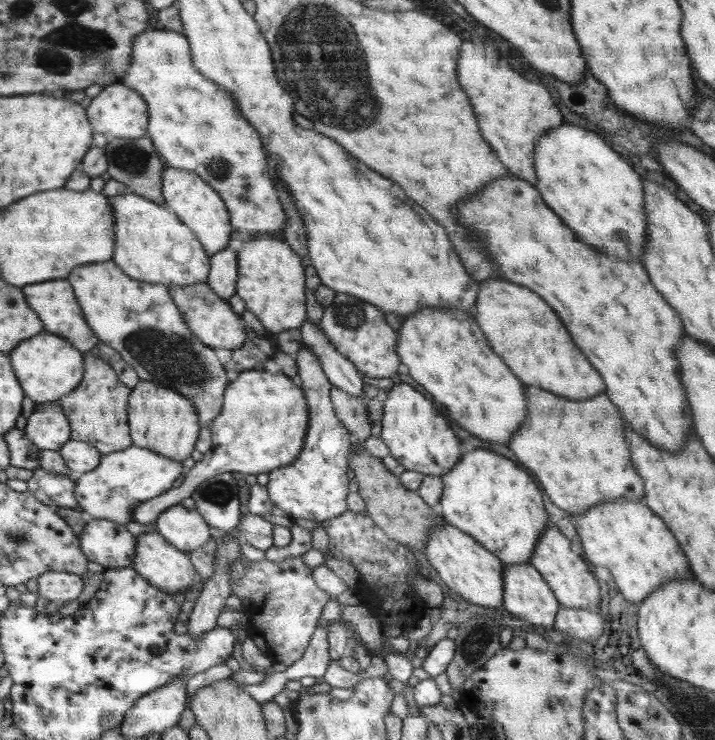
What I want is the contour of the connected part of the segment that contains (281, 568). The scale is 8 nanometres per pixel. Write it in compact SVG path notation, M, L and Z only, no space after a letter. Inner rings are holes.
M294 556L282 562L270 562L266 558L259 562L249 560L242 578L229 578L229 596L240 601L250 599L250 607L244 608L249 622L246 629L238 626L239 635L248 636L260 652L281 668L302 658L316 631L321 612L330 600L330 594L316 586L312 570L304 564L302 558L303 556Z

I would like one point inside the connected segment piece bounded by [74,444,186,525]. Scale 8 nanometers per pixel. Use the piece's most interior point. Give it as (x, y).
(124, 479)

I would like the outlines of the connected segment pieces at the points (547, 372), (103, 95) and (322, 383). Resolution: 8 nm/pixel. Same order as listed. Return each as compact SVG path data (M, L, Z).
M504 280L482 282L480 298L476 298L476 322L484 326L492 350L496 350L496 354L500 354L524 382L578 401L604 390L600 374L574 346L554 310L532 290Z
M120 82L104 87L100 94L92 97L92 104L88 106L88 115L91 126L97 133L124 139L140 139L146 136L150 120L143 97Z
M303 345L298 352L298 376L307 395L310 408L310 424L304 450L289 465L267 472L269 481L267 491L270 500L294 518L305 518L316 522L328 521L346 511L346 494L348 494L348 448L350 448L350 432L346 430L346 440L342 438L344 426L334 414L330 402L330 388L326 374L318 364L318 358L312 354L308 346Z

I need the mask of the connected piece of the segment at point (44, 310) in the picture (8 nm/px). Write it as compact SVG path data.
M52 280L52 282L39 282L36 286L28 285L24 288L24 294L28 294L28 302L32 302L32 306L36 306L36 310L40 310L40 318L44 318L43 330L48 333L55 333L71 342L72 346L76 346L76 350L90 350L101 342L96 337L95 331L84 322L82 310L78 299L75 297L72 286L66 280Z

